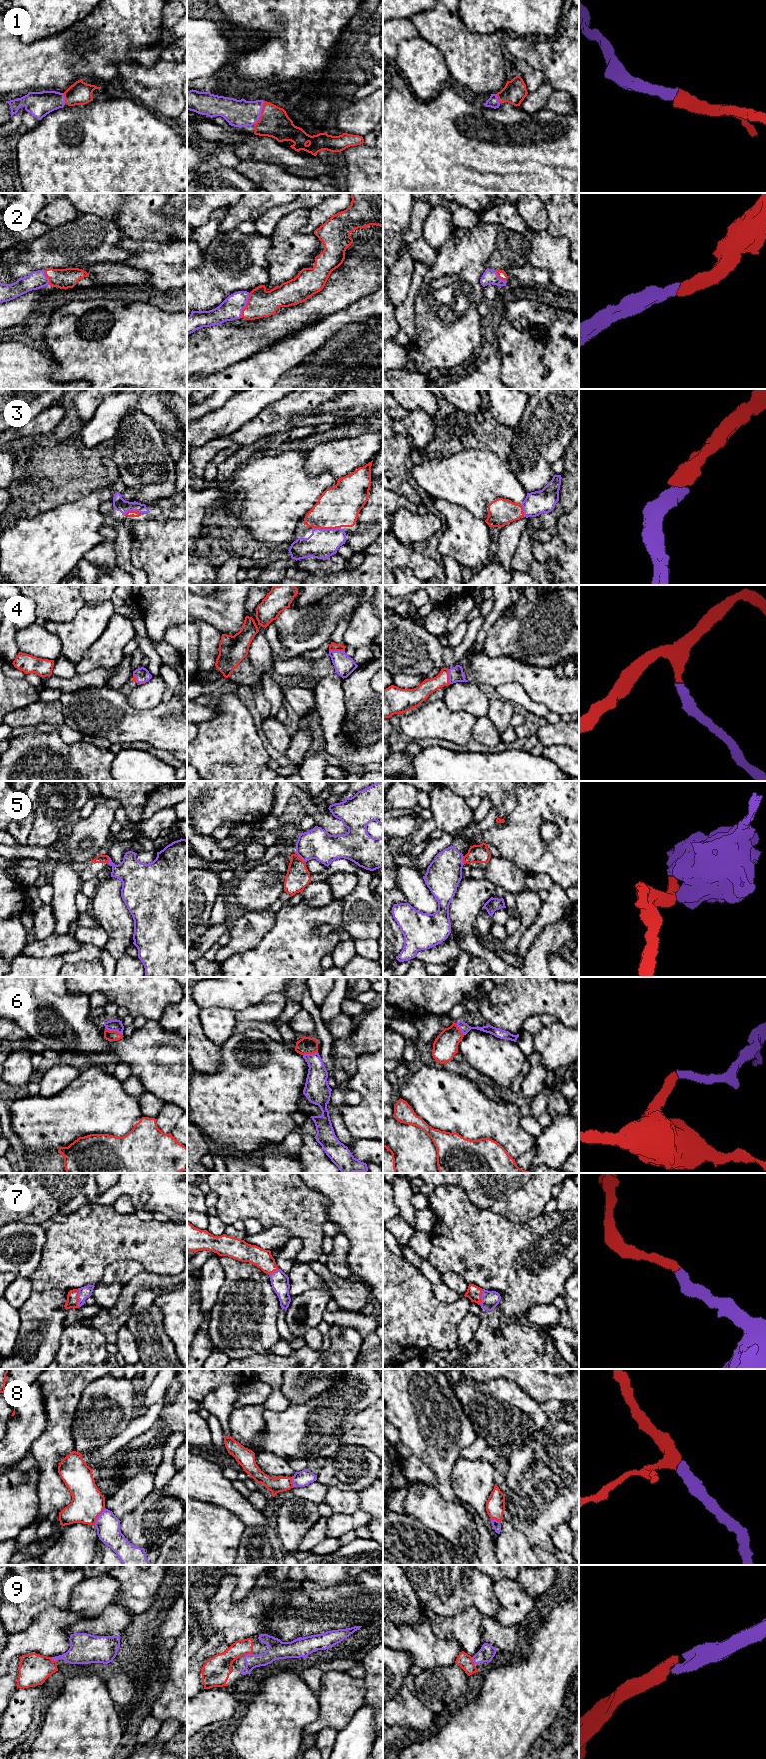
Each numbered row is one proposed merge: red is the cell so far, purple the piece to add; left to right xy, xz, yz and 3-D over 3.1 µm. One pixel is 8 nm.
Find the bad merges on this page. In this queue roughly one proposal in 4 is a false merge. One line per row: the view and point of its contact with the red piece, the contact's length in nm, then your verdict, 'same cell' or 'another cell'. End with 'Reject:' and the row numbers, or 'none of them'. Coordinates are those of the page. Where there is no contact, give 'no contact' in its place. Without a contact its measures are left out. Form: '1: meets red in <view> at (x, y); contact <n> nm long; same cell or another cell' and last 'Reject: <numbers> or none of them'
1: meets red in xz at (262, 109); contact 140 nm long; same cell
2: meets red in xz at (246, 305); contact 220 nm long; same cell
3: meets red in xz at (327, 528); contact 220 nm long; same cell
4: meets red in xz at (337, 650); contact 130 nm long; same cell
5: meets red in xz at (299, 857); contact 120 nm long; another cell
6: meets red in xy at (114, 1031); contact 160 nm long; same cell
7: meets red in xy at (77, 1298); contact 160 nm long; same cell
8: meets red in xy at (98, 1515); contact 160 nm long; same cell
9: meets red in xz at (248, 1653); contact 80 nm long; same cell
Reject: 5

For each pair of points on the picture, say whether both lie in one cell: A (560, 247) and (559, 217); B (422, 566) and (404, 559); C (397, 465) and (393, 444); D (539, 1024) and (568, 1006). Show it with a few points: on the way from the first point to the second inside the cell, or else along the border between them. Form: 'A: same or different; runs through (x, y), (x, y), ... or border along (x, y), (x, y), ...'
A: different; border along (547, 230), (554, 236), (564, 236), (568, 240)
B: same; runs through (418, 562), (408, 559)
C: same; runs through (393, 460), (393, 449)
D: different; border along (529, 1016), (551, 1014), (558, 1022)

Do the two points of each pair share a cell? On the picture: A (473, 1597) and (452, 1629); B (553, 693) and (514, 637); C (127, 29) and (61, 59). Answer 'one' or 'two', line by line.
A: two
B: two
C: one

